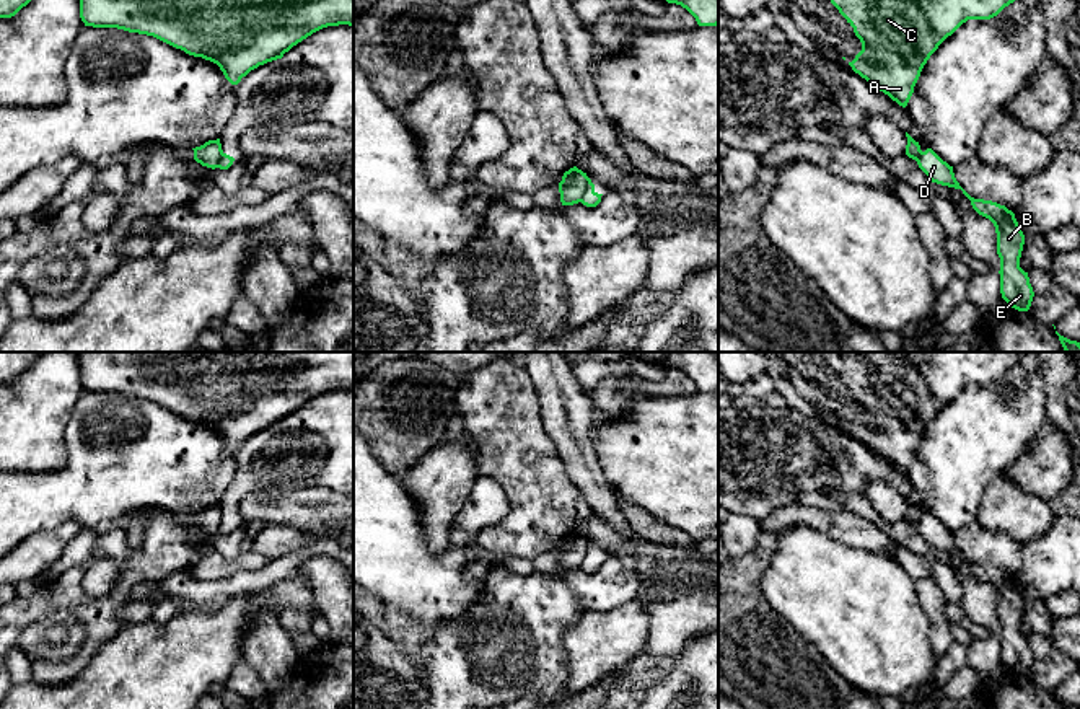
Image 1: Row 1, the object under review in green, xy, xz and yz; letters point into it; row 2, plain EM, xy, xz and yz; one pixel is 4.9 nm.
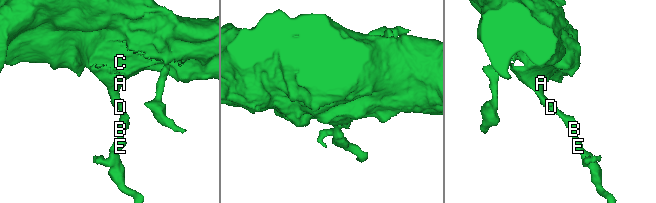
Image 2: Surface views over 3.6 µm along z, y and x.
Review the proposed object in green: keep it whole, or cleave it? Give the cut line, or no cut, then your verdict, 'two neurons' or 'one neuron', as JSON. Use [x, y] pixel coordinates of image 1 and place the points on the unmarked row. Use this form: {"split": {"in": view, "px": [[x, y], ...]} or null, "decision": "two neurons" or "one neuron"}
{"split": {"in": "xz", "px": [[592, 548], [579, 566]]}, "decision": "two neurons"}

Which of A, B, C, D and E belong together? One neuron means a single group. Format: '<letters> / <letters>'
A C / B D E

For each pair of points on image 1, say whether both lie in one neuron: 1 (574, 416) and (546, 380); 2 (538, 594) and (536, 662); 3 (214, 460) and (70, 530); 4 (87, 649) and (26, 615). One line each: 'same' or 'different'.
1: same
2: same
3: different
4: same

